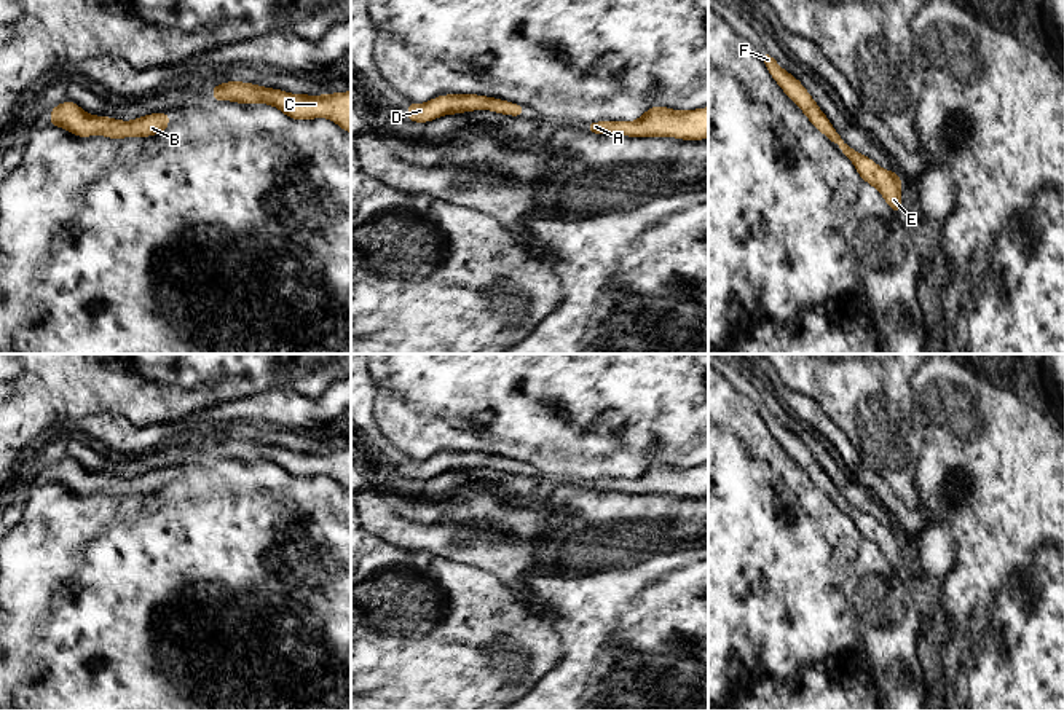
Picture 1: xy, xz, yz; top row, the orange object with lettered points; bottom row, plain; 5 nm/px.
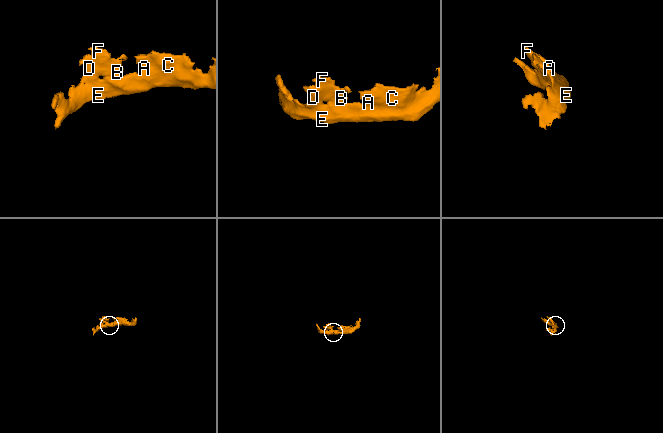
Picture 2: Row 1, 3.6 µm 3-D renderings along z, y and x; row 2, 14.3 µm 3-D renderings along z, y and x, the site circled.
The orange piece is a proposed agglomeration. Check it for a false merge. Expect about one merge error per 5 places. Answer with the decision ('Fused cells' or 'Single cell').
Single cell

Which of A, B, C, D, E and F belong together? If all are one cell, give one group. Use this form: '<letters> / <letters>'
A B C D E F

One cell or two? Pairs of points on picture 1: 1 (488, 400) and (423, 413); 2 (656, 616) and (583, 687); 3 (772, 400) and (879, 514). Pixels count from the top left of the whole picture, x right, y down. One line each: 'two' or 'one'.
1: one
2: one
3: one

